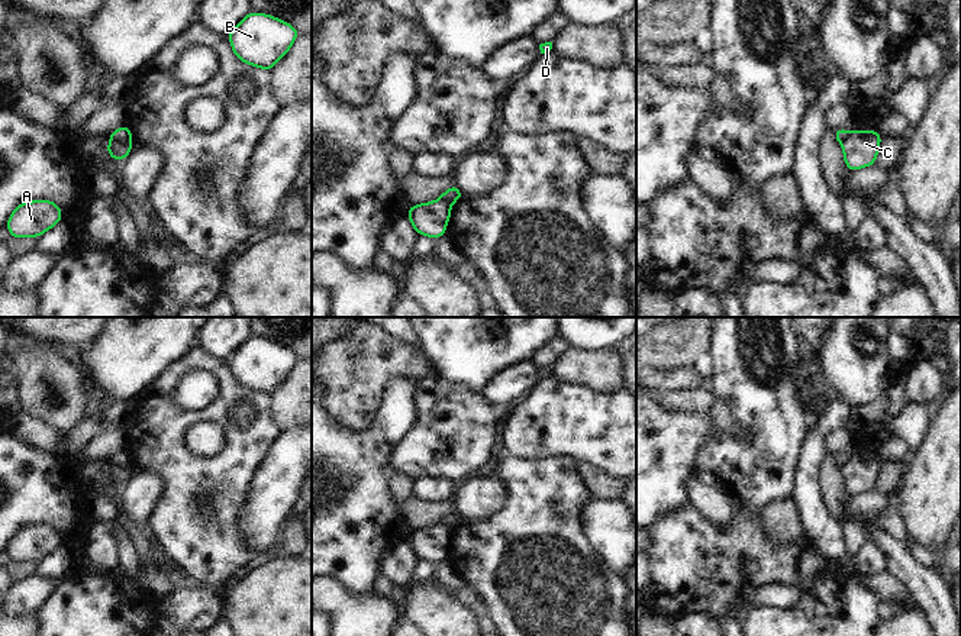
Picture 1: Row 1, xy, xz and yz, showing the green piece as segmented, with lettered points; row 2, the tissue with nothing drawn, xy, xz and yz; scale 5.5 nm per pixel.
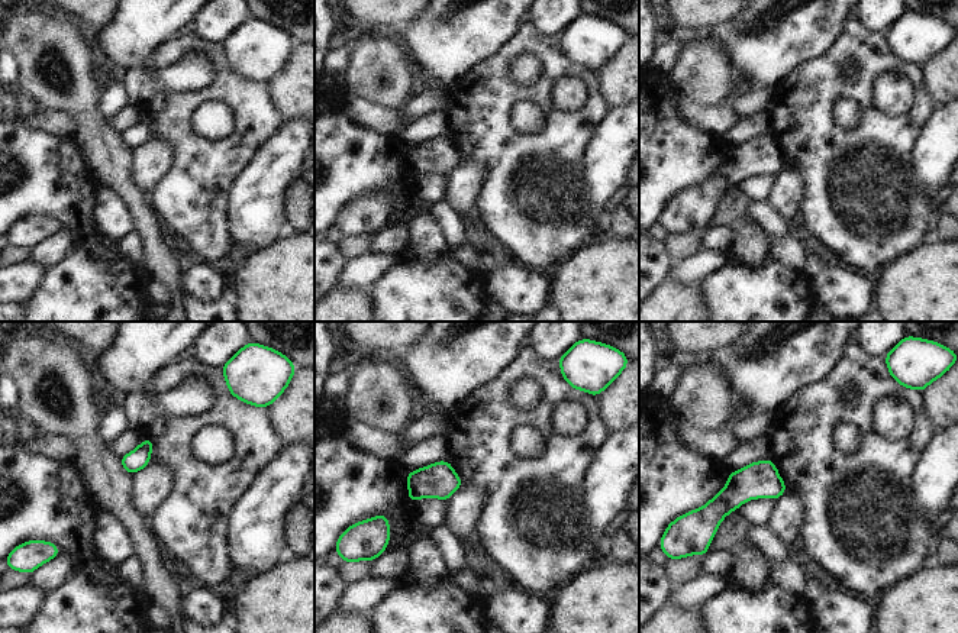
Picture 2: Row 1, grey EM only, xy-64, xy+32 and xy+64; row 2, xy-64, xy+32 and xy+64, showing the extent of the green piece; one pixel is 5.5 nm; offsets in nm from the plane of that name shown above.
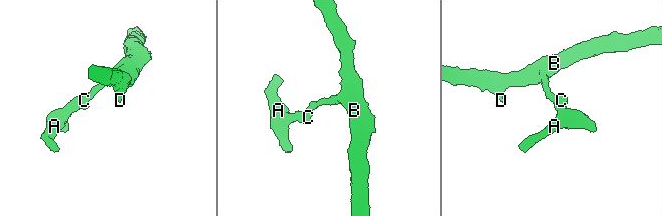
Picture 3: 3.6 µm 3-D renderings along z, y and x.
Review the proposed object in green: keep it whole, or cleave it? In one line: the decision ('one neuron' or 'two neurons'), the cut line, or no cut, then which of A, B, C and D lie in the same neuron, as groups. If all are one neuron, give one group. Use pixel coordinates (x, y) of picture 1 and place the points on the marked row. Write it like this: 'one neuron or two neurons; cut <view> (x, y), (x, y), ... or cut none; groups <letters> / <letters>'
two neurons; cut xy (110, 138), (129, 145); groups A C / B D

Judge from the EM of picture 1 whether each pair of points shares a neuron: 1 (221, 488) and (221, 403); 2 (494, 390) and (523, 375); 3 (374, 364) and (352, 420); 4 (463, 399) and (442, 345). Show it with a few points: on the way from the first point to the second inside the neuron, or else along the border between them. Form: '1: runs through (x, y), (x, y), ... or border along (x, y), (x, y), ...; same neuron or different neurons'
1: runs through (231, 467), (231, 431), (226, 425); same neuron
2: runs through (502, 388), (516, 378); same neuron
3: runs through (360, 378), (352, 386), (352, 406); same neuron
4: border along (434, 373), (452, 381), (460, 381), (481, 396); different neurons

